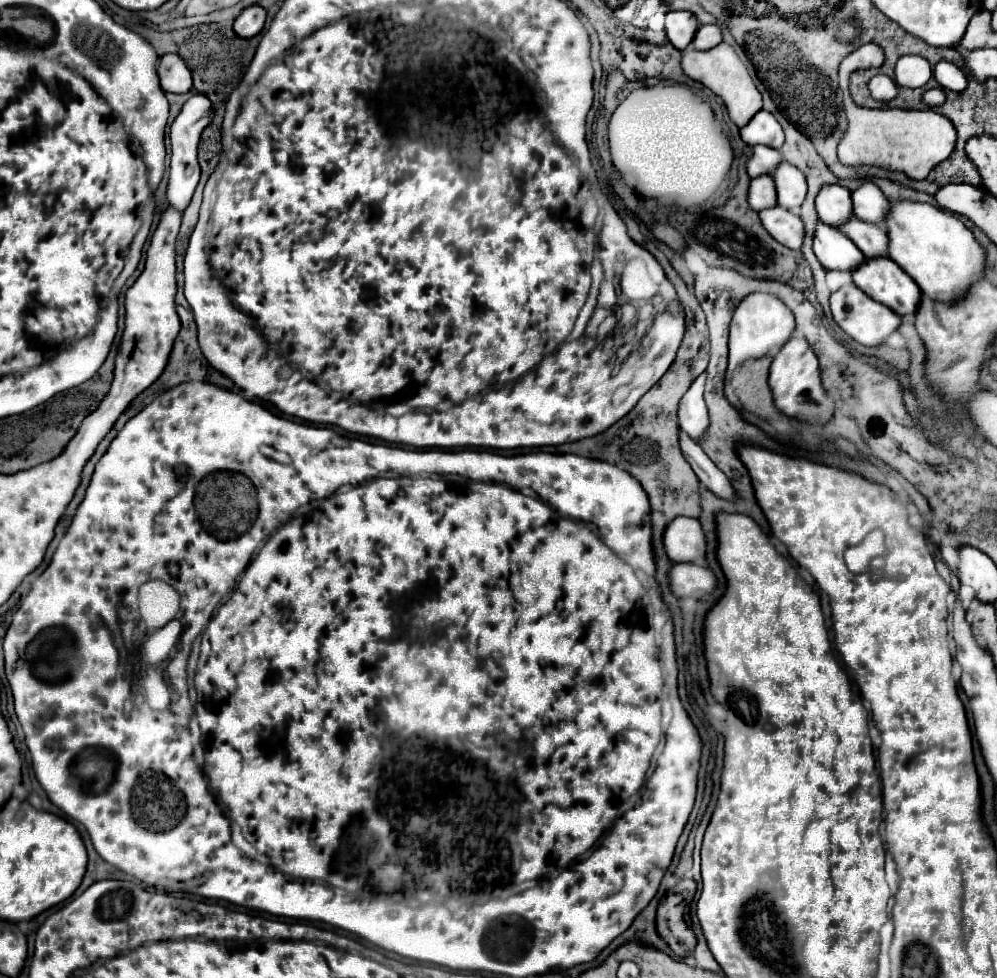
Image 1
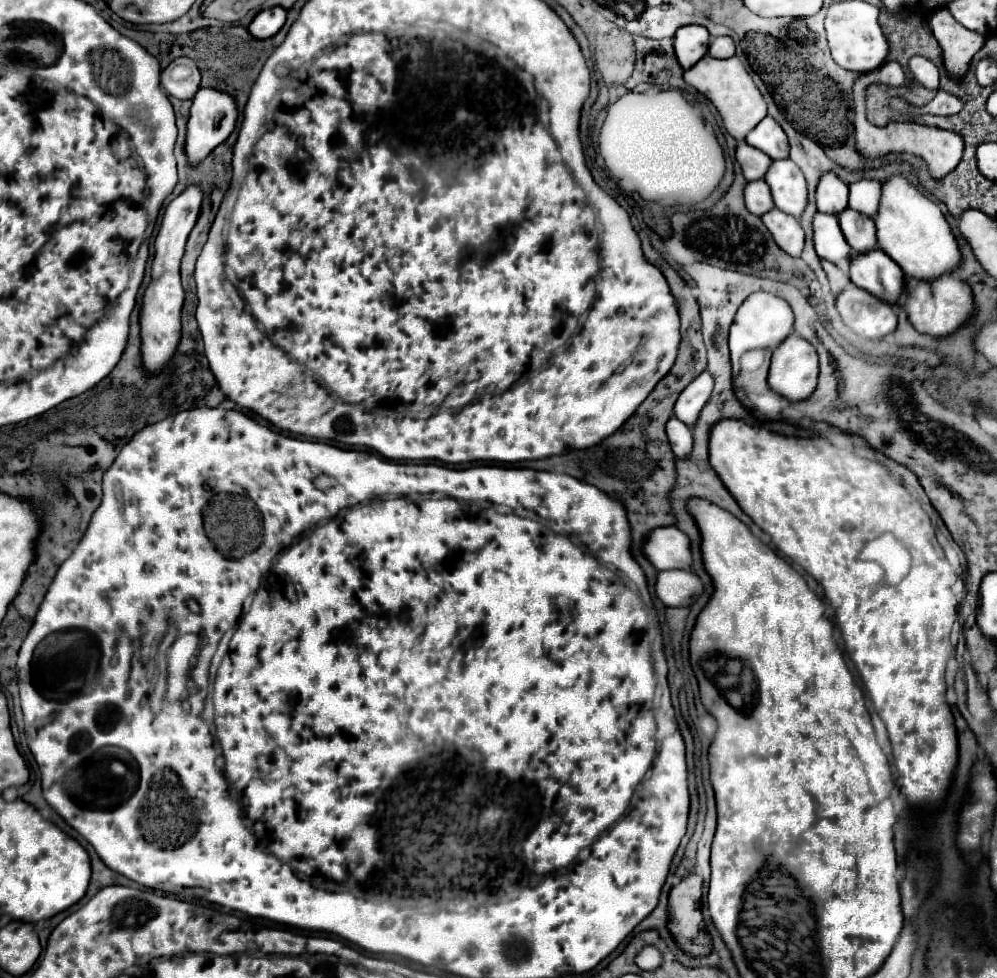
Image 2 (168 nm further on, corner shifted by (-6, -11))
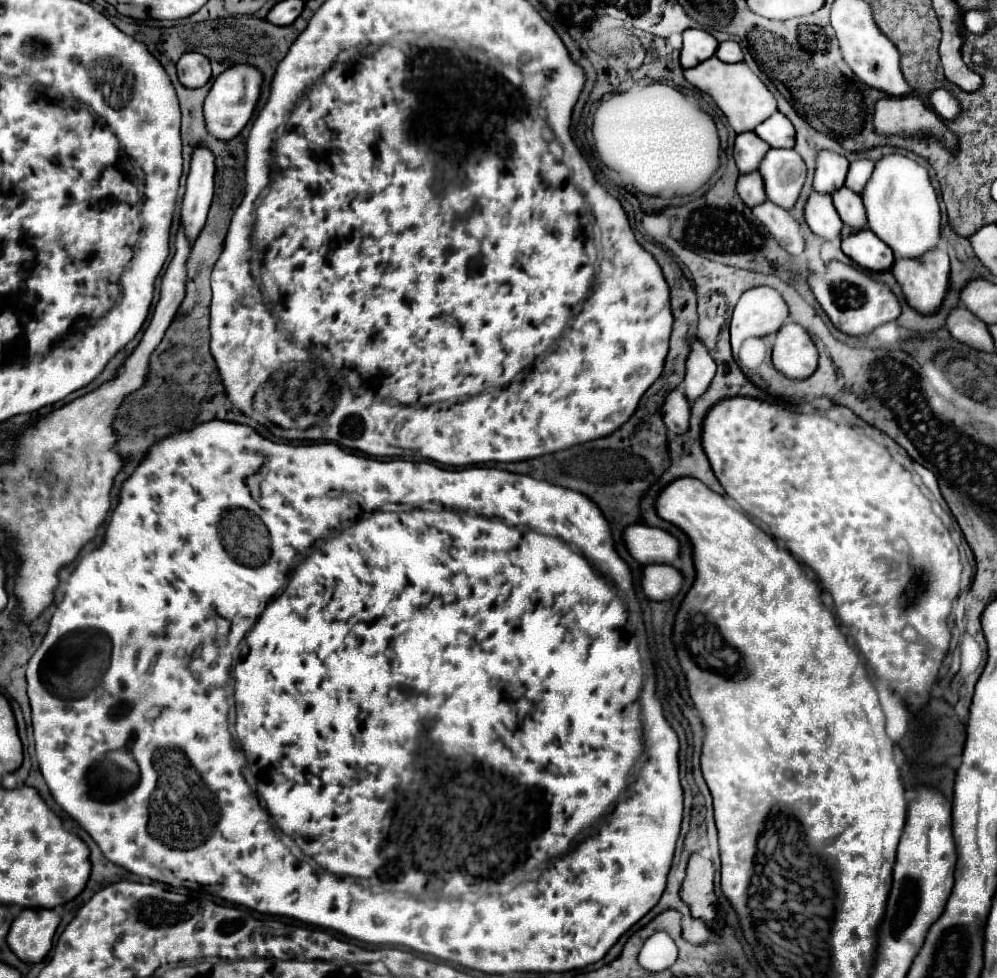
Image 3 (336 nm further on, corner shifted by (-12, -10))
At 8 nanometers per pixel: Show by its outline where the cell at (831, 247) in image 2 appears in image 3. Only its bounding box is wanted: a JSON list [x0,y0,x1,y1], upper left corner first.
[805,190,843,240]

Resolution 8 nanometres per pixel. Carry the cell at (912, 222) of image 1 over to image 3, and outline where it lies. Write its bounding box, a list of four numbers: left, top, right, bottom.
[861,154,941,258]

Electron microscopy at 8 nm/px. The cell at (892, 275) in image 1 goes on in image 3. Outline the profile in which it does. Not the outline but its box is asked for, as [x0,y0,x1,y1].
[841,228,895,270]

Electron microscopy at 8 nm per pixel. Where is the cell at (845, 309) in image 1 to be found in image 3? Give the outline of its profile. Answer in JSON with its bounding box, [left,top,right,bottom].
[807,260,901,336]

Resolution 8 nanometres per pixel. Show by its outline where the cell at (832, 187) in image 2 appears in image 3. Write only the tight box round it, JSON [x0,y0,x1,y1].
[813,150,849,194]

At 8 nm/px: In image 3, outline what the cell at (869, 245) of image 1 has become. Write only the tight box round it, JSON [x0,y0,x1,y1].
[833,186,865,230]

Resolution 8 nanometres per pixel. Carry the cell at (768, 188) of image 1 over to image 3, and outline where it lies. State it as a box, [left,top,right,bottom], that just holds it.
[735,170,765,208]

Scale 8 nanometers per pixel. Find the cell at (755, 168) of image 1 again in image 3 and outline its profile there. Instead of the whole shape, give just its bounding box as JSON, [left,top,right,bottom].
[733,132,769,174]

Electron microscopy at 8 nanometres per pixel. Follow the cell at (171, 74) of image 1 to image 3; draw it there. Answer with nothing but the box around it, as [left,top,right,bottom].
[177,52,211,88]

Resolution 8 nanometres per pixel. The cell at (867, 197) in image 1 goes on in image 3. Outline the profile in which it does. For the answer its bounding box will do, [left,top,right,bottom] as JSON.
[845,158,873,194]

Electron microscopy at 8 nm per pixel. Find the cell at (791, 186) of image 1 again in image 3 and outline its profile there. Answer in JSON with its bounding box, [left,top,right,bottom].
[759,148,805,210]

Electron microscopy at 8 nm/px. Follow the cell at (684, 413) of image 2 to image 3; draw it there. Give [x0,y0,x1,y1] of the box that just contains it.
[683,338,715,402]

